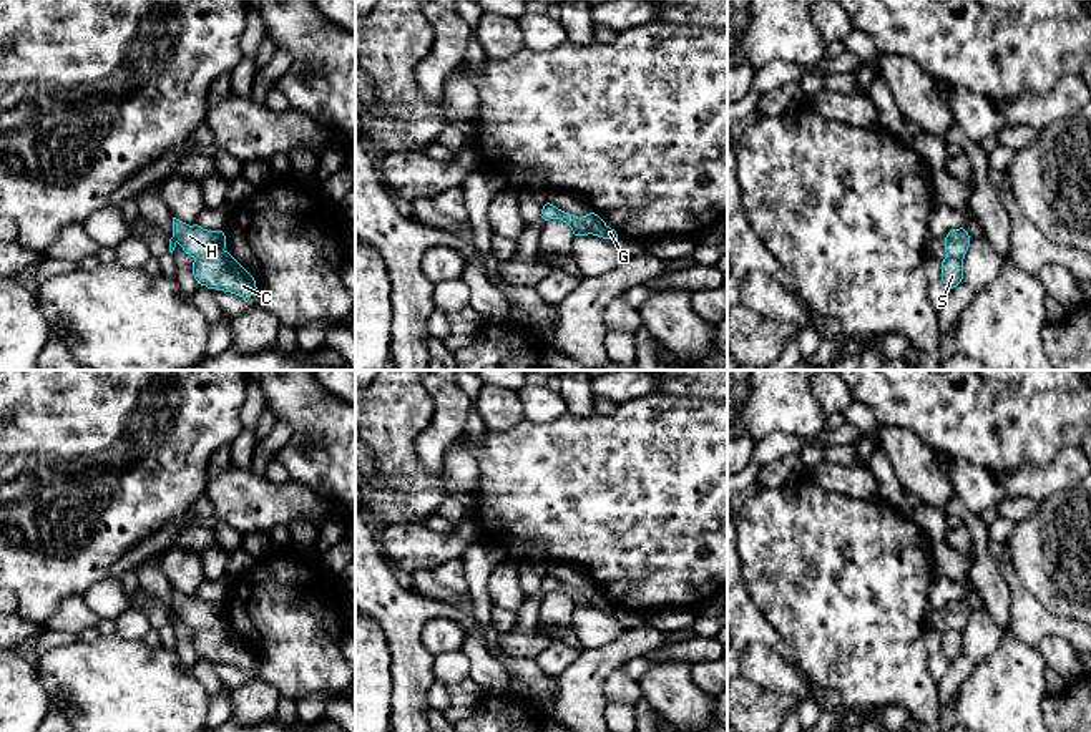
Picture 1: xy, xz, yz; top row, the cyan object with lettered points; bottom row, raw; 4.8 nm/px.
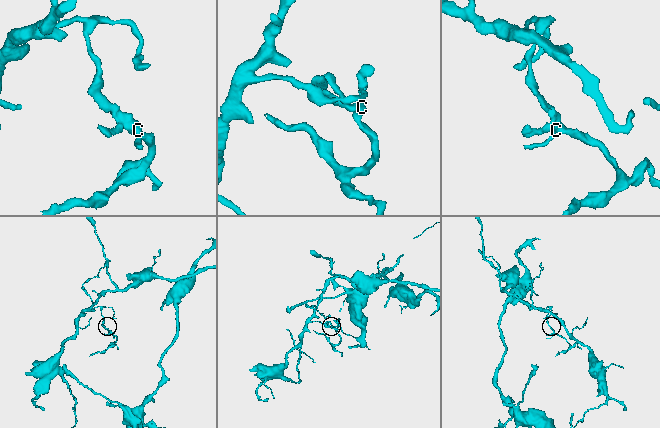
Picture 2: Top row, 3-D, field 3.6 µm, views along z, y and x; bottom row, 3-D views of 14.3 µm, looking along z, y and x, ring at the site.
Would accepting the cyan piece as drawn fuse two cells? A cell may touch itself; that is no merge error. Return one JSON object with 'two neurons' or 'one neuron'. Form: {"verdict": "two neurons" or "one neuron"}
{"verdict": "two neurons"}

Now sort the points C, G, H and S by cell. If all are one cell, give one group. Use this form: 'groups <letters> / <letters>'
groups C G S / H

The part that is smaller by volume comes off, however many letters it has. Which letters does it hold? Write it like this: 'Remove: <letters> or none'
Remove: C, G, S

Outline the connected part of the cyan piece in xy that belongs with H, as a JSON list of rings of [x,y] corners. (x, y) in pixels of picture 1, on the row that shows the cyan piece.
[[[173,217],[173,237],[194,259],[208,259],[226,249],[223,231],[208,231],[198,224],[189,226],[176,217]]]

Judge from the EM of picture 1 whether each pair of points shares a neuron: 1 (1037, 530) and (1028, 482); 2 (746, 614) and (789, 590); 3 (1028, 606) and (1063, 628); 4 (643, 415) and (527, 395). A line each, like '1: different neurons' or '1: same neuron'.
1: different neurons
2: different neurons
3: same neuron
4: different neurons

